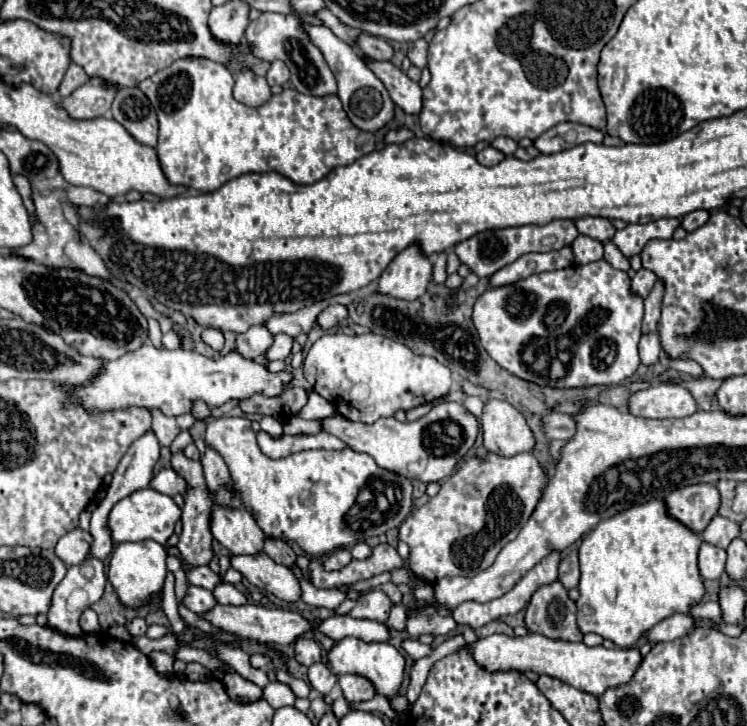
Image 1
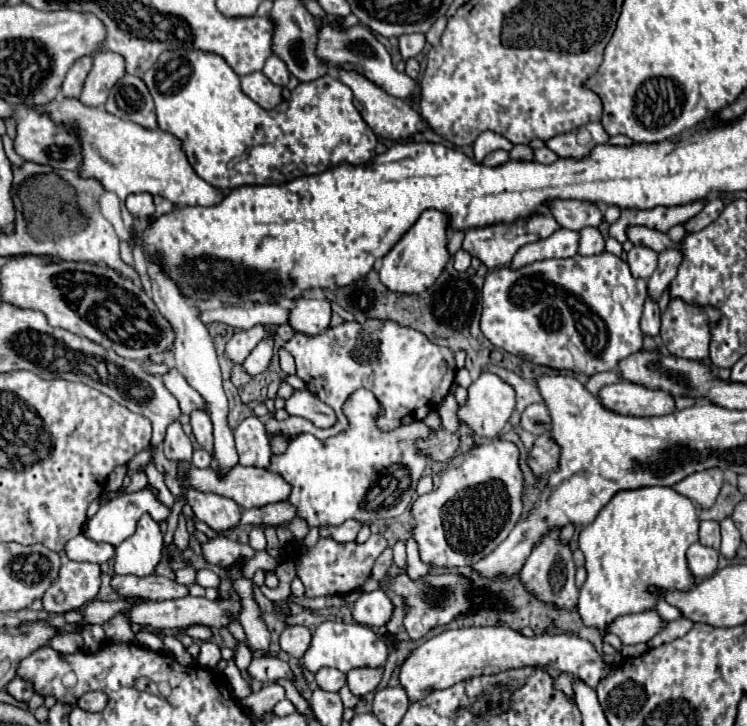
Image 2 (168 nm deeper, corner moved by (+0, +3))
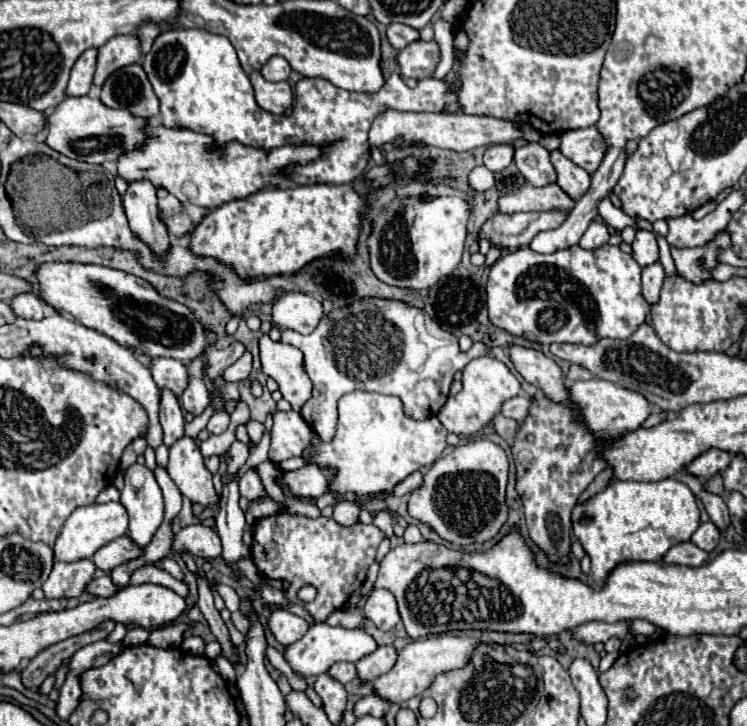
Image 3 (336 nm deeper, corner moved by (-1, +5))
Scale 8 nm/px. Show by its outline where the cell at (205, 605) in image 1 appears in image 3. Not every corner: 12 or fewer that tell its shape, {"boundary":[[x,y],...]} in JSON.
{"boundary":[[109,575],[93,579],[87,591],[97,597],[111,597],[117,585]]}

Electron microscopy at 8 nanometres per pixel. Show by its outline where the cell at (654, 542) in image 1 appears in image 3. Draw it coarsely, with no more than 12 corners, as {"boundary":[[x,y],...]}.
{"boundary":[[675,479],[613,481],[575,505],[597,587],[661,561],[699,527]]}

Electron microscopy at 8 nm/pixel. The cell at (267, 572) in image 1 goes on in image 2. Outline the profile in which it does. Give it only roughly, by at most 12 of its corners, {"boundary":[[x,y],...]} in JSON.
{"boundary":[[222,535],[202,543],[206,563],[228,567],[250,559],[250,545]]}

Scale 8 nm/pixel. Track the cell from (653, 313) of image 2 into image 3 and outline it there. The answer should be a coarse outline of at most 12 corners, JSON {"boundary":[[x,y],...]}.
{"boundary":[[661,263],[643,267],[643,297],[655,305],[665,281]]}

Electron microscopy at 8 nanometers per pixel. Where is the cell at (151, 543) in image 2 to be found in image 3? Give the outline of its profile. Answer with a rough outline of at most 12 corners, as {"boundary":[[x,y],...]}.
{"boundary":[[125,471],[121,503],[129,537],[145,549],[163,521],[155,475]]}

